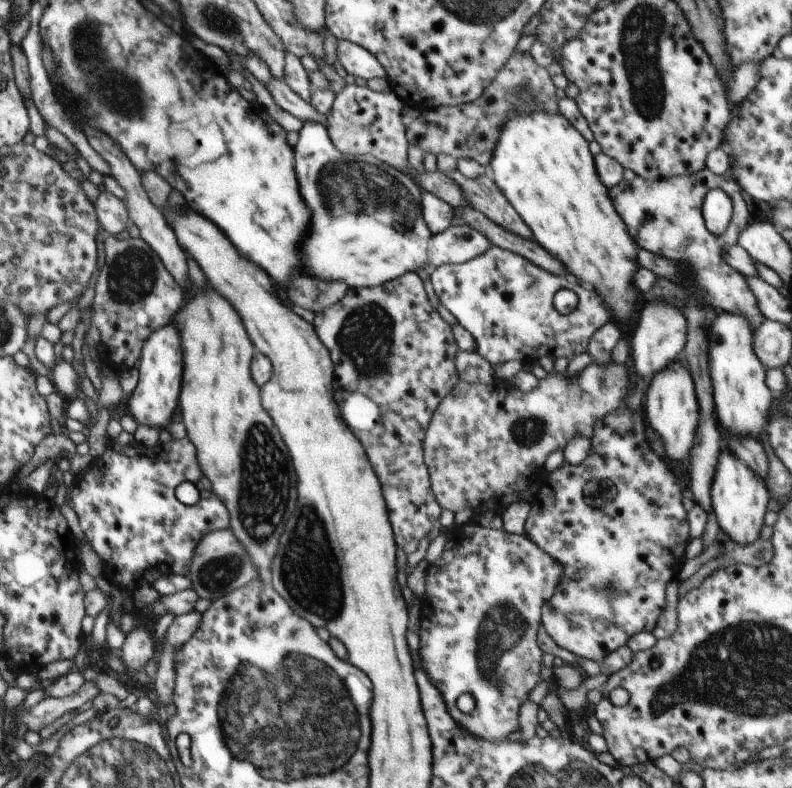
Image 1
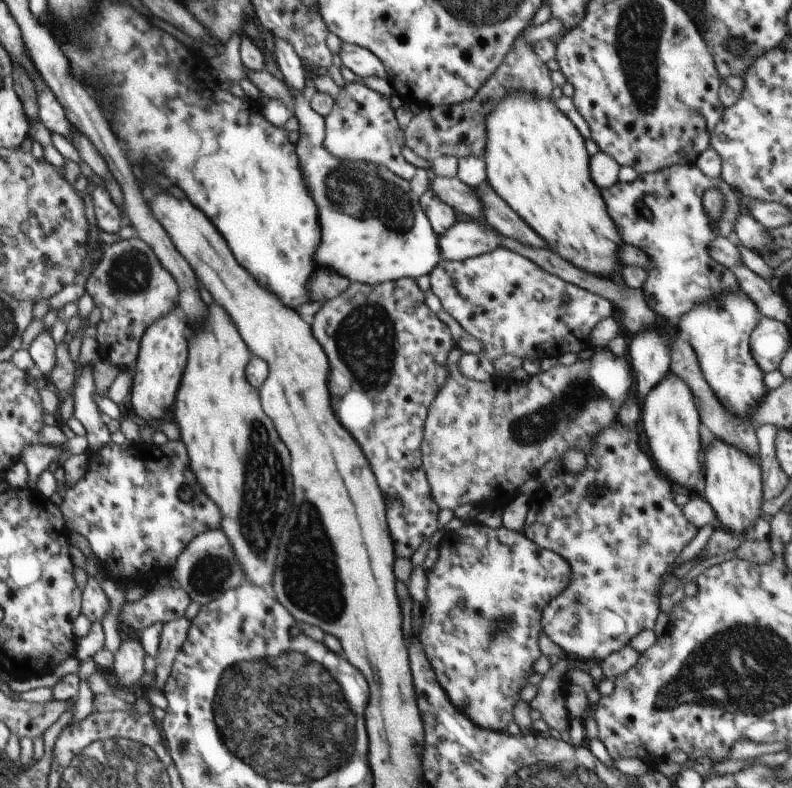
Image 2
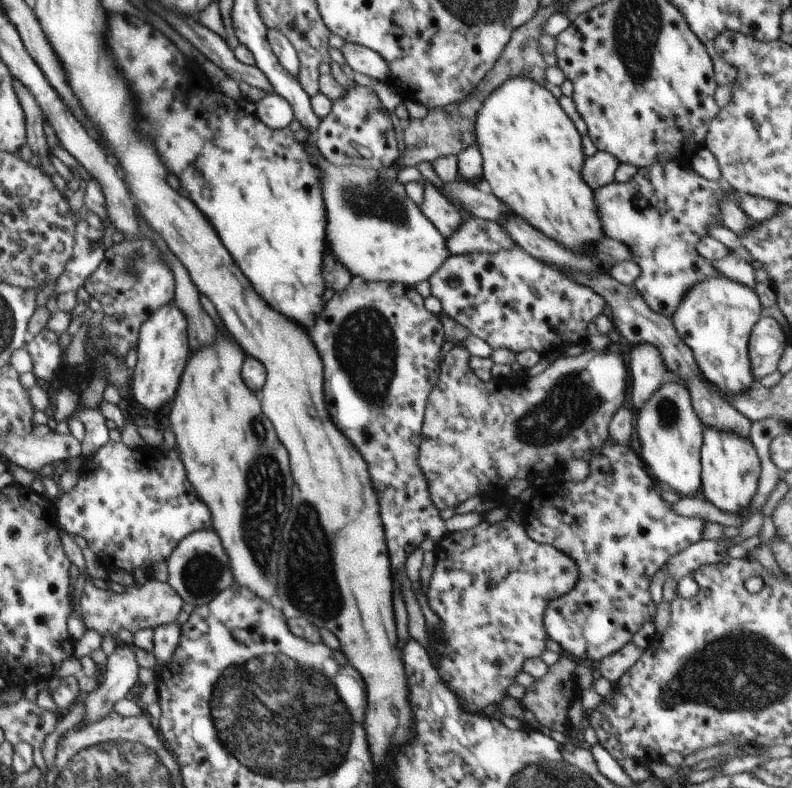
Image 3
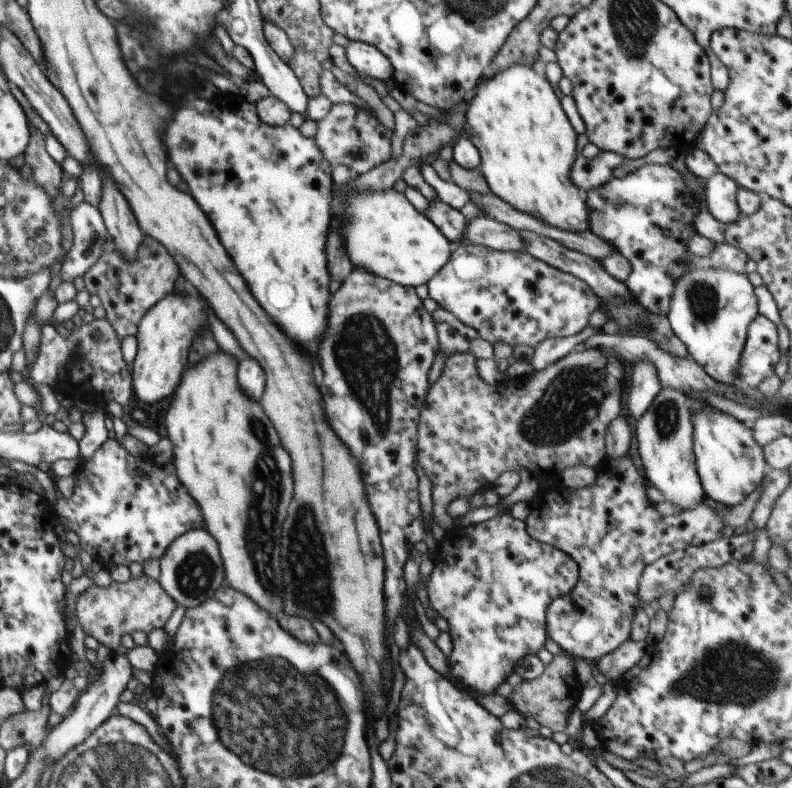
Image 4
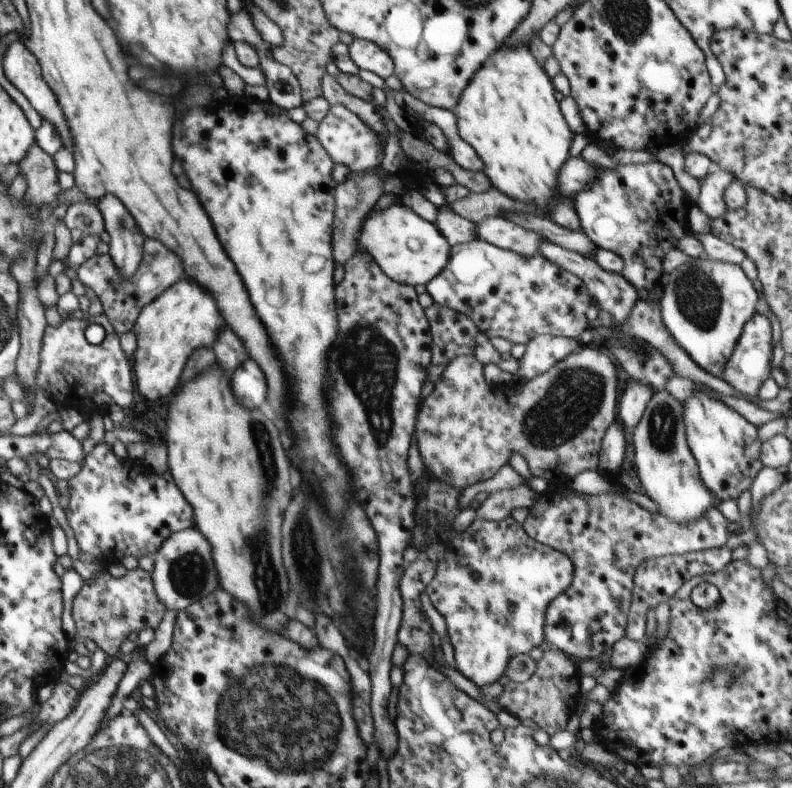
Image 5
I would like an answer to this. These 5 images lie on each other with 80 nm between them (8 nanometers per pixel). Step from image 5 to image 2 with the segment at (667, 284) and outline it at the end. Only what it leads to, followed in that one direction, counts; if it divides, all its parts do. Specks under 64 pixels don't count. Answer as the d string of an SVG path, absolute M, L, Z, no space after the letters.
M742 290L739 293L724 293L708 304L700 304L682 316L678 328L688 334L690 344L706 382L715 392L720 404L734 417L750 421L755 408L767 393L764 372L754 360L750 350L750 337L762 317L755 302Z

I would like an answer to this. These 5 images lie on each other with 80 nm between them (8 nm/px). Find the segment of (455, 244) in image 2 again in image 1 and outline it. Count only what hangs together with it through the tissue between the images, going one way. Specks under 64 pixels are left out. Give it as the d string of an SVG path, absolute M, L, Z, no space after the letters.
M460 221L444 232L432 235L427 246L427 269L442 265L457 265L480 256L491 242L476 229Z

